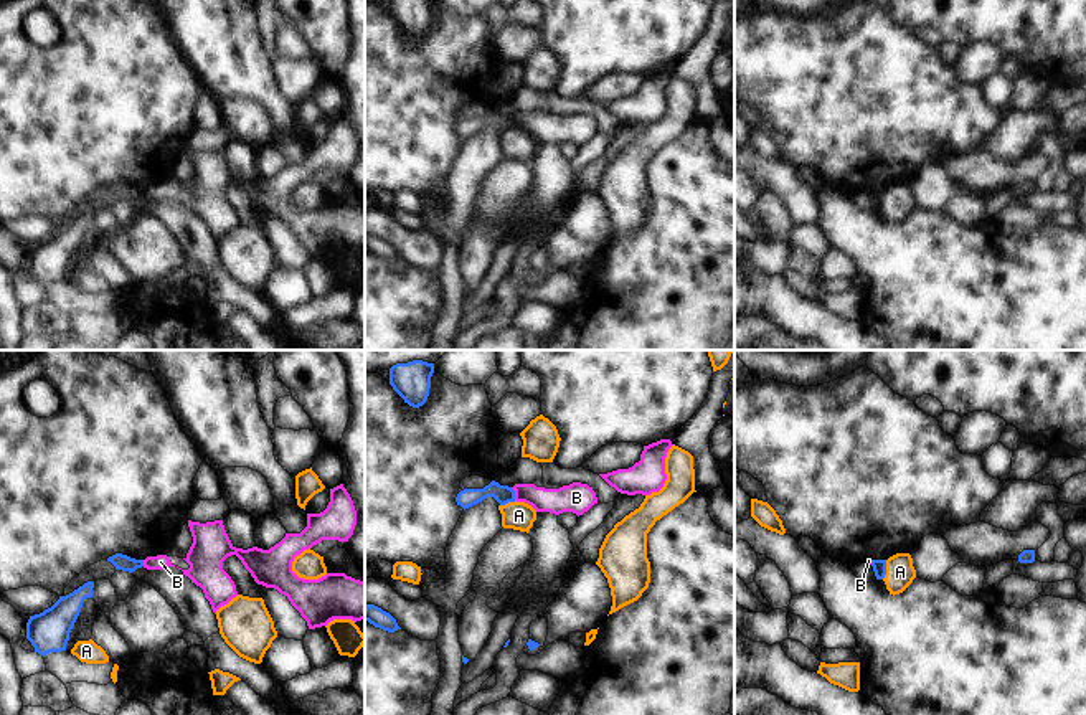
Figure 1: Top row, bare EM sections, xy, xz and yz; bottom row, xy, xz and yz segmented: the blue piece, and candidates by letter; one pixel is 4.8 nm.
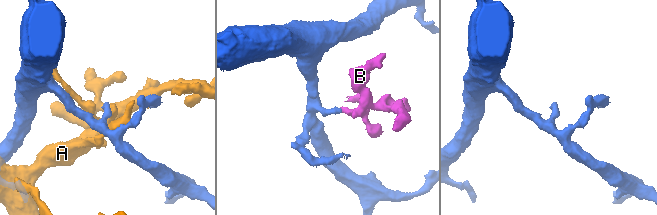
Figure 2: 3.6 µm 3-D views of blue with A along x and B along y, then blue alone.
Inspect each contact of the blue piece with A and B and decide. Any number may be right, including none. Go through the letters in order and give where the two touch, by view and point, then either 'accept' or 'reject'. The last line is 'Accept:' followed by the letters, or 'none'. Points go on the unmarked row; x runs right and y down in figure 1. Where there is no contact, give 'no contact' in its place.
A: contact yz (885, 200); reject
B: contact xz (514, 124); reject
Accept: none

